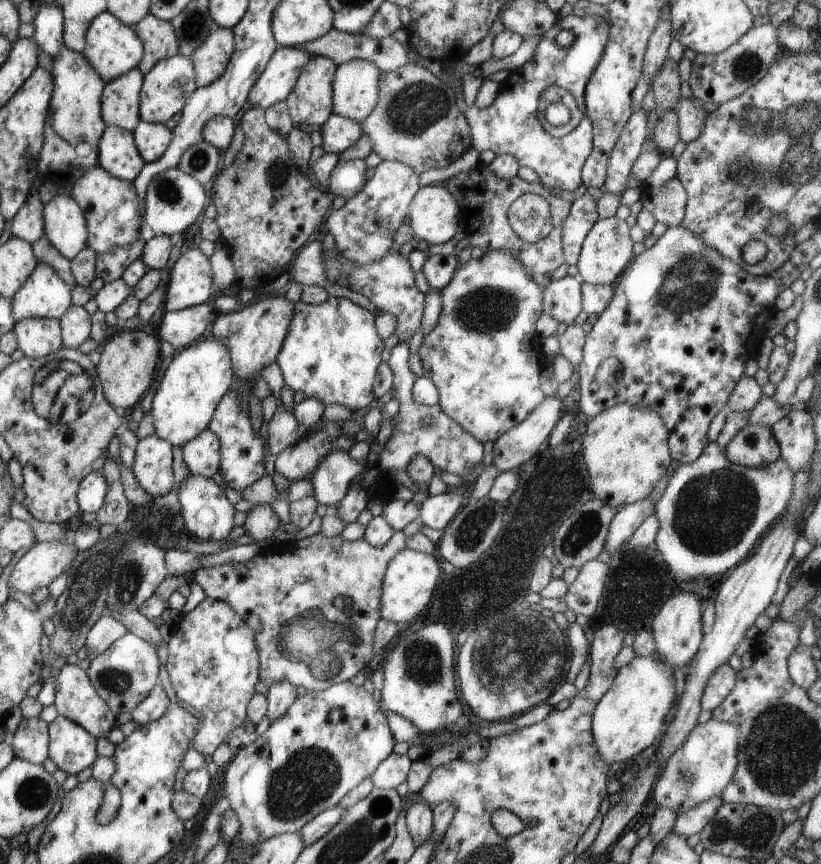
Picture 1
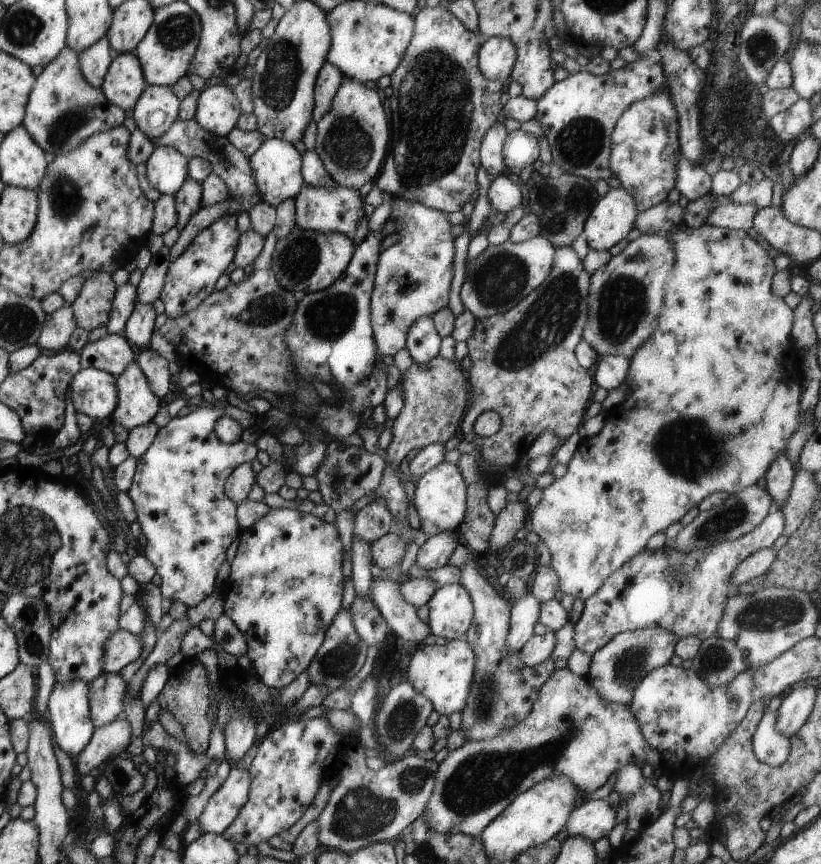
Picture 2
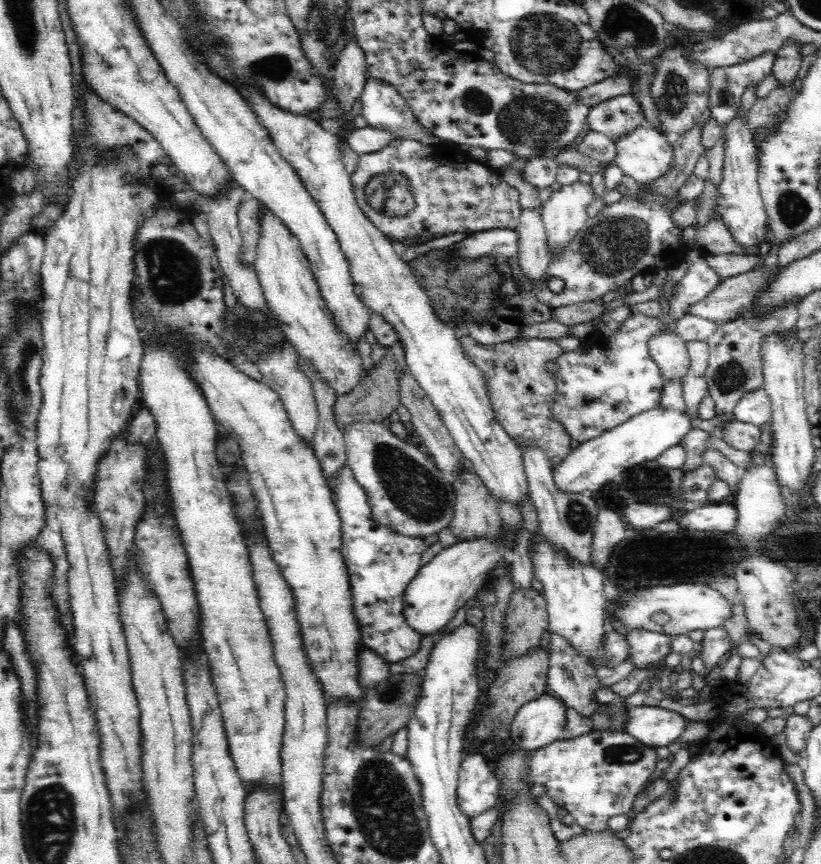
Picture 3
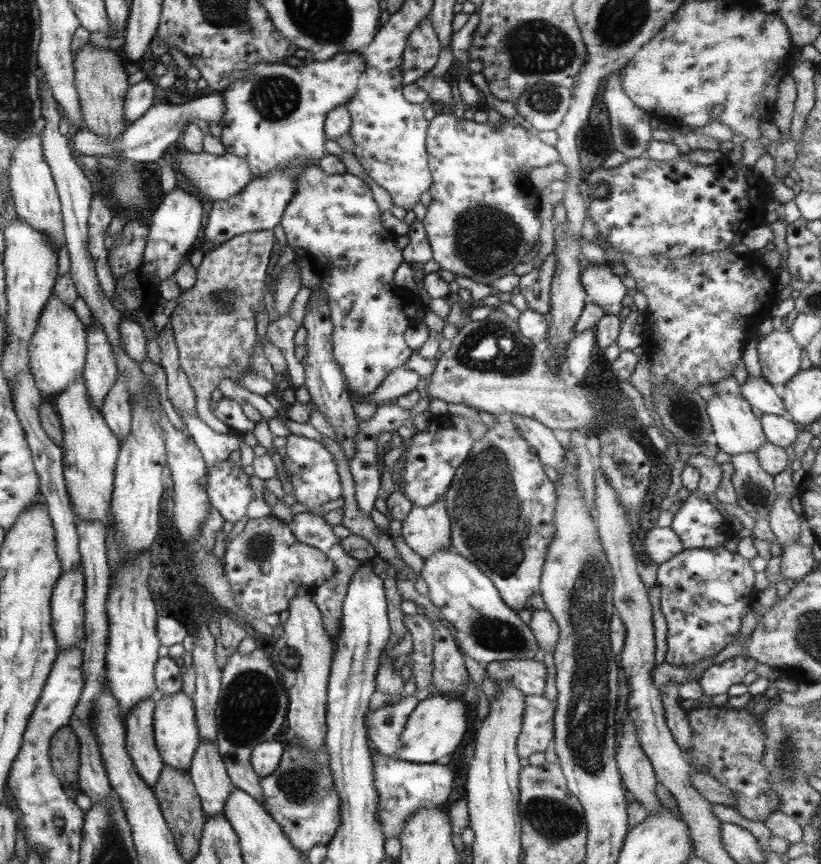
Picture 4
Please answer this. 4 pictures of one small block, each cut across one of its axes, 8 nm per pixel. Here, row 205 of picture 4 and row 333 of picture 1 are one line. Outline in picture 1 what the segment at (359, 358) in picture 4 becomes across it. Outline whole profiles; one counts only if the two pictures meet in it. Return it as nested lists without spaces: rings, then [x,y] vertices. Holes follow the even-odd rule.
[[[329,296],[325,302],[317,305],[308,305],[299,300],[294,305],[293,318],[289,322],[281,350],[275,357],[284,384],[294,391],[301,390],[306,397],[315,398],[321,404],[341,404],[353,411],[369,406],[374,398],[371,388],[383,349],[383,341],[375,332],[373,314],[343,297]]]

